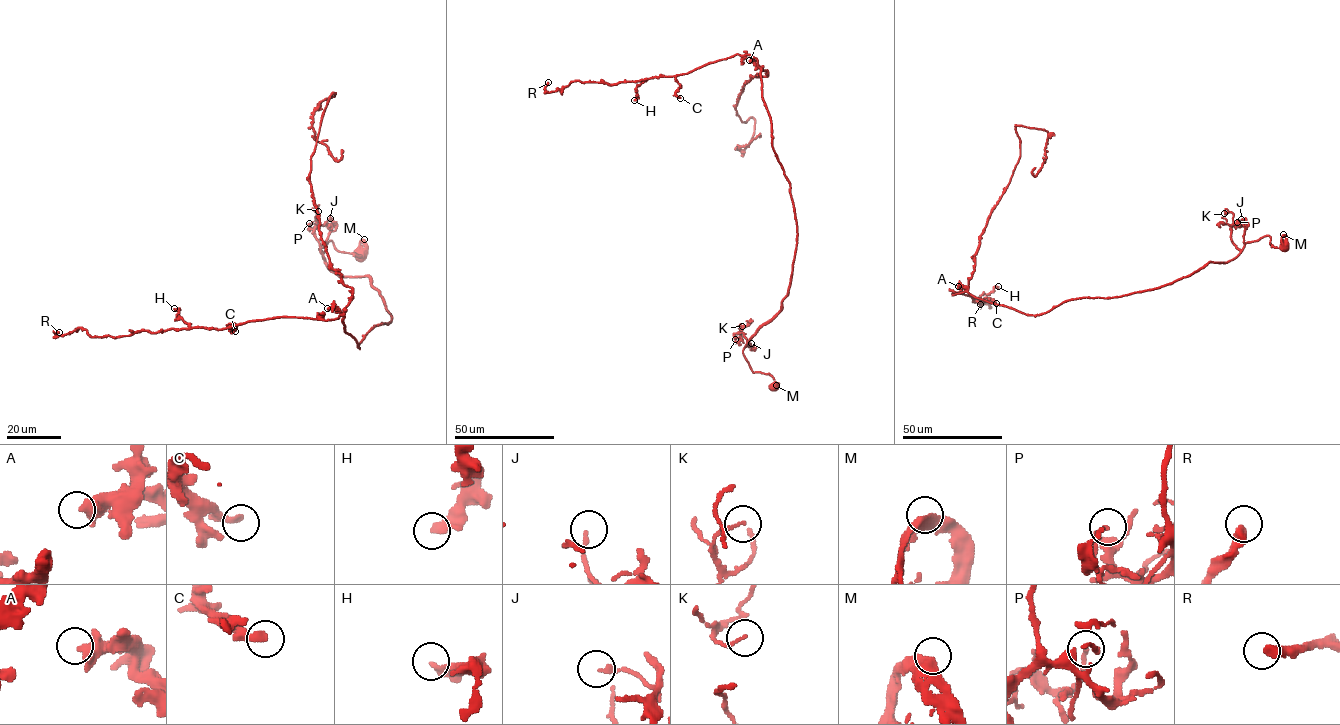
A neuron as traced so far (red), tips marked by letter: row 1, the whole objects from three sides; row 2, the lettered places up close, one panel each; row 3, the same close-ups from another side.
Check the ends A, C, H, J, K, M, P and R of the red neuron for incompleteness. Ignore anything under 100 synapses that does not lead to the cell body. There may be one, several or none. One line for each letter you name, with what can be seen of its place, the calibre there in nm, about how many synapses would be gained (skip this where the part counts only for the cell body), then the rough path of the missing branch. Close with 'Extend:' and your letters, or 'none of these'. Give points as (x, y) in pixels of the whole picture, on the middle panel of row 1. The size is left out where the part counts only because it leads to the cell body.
Extend: none of these

